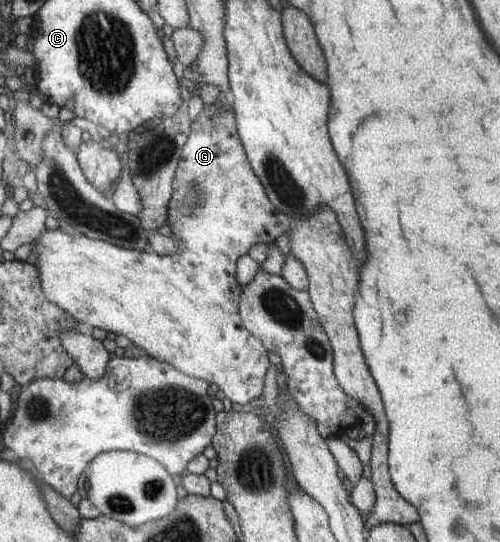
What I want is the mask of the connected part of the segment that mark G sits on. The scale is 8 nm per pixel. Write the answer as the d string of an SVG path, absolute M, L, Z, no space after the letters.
M204 104L200 113L190 121L190 130L181 148L171 187L171 199L168 201L165 224L180 236L178 252L175 255L157 256L141 254L123 247L115 247L115 245L111 245L106 241L89 239L83 234L72 230L65 231L61 230L61 228L54 230L44 229L44 232L34 239L34 243L37 243L35 243L28 256L28 259L37 268L41 293L43 293L47 301L63 309L63 312L73 317L75 321L87 323L92 328L115 335L123 335L123 337L127 337L130 344L143 350L150 358L172 365L175 369L179 369L183 375L197 377L197 379L203 380L208 384L215 383L225 399L229 399L236 408L245 405L245 403L254 404L260 401L261 391L263 391L263 377L265 377L265 371L269 367L269 360L267 360L267 351L263 348L263 345L241 324L237 307L242 291L238 289L238 283L236 282L236 261L238 257L247 253L251 246L273 242L278 235L290 229L292 222L286 215L277 211L275 206L271 205L271 202L267 199L263 186L247 161L244 149L238 138L234 113L231 110L220 112L215 104Z

